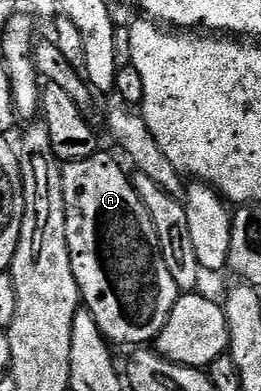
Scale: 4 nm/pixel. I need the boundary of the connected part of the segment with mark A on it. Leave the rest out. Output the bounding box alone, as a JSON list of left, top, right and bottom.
[63,153,180,345]

